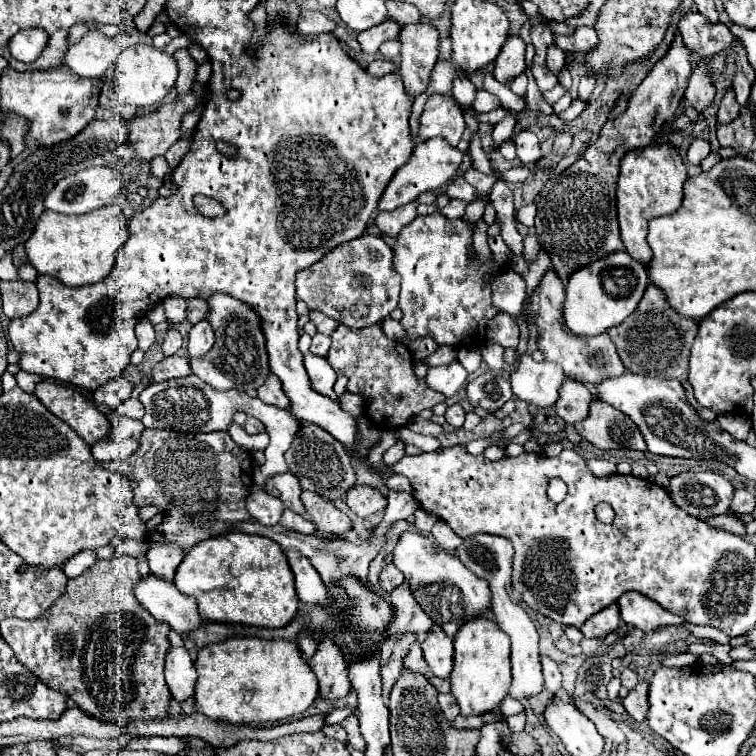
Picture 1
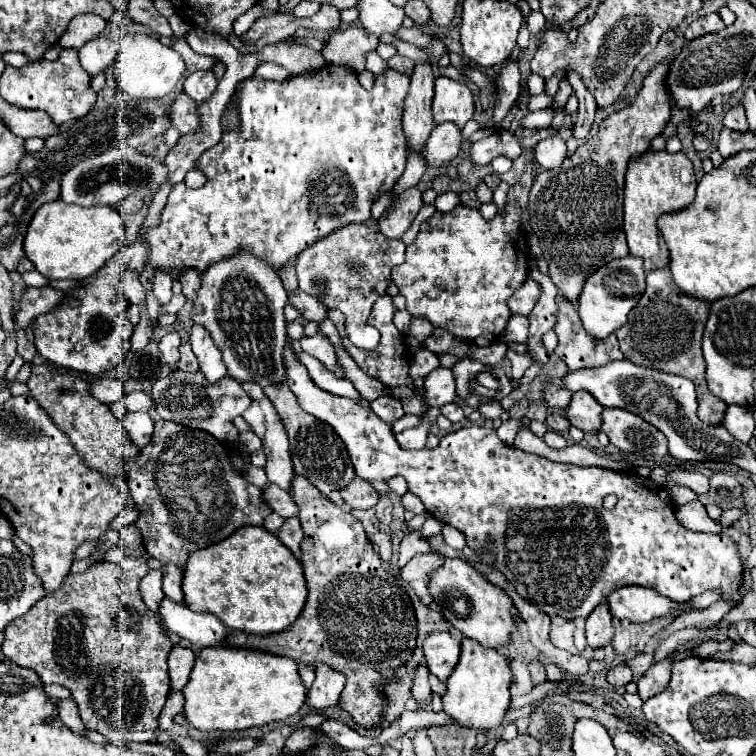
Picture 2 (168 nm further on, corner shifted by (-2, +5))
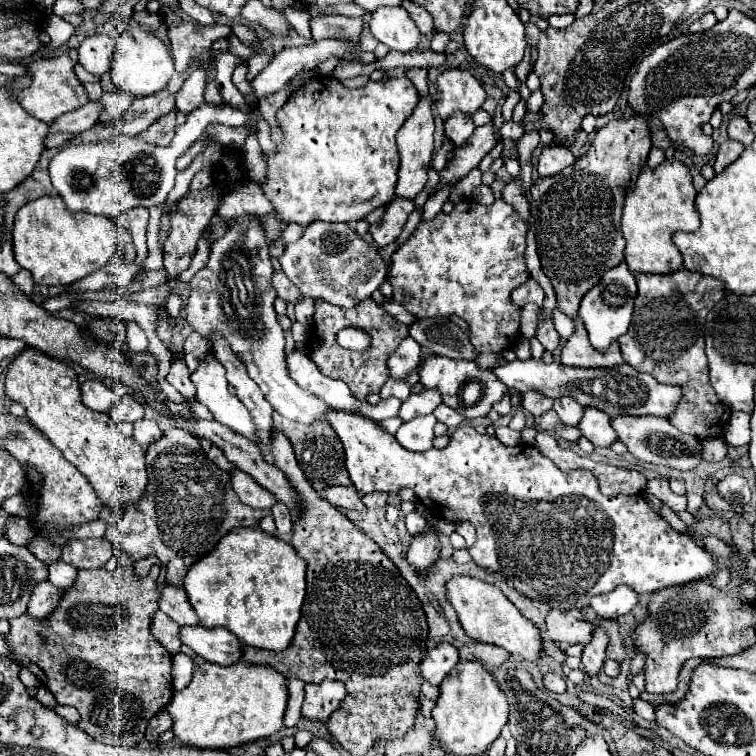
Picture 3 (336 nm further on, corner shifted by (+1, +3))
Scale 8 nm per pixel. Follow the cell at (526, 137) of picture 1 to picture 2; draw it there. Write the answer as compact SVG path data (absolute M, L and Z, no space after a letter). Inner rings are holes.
M560 135L542 139L534 147L534 159L544 169L558 169L564 163L564 159L566 159L566 141Z

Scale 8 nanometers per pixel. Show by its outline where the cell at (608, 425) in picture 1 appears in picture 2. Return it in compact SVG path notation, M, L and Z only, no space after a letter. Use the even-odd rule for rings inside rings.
M604 409L602 431L610 437L610 443L626 453L642 455L668 455L668 439L642 417L624 409Z

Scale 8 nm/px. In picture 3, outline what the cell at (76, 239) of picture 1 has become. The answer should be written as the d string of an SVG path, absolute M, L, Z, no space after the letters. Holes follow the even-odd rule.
M41 197L17 211L13 251L17 263L31 271L37 285L69 285L111 261L121 245L121 231L113 219L87 211L69 211L61 197Z

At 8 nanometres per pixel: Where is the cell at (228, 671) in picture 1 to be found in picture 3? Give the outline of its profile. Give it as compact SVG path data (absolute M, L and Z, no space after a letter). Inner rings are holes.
M205 661L203 665L195 667L191 683L185 689L173 693L173 699L167 703L167 711L173 717L175 737L179 737L183 743L203 749L225 749L277 733L283 727L287 699L289 699L287 679L279 671L273 671L271 667L247 665L243 661L237 661L235 665L229 667L221 667L217 663L213 665Z

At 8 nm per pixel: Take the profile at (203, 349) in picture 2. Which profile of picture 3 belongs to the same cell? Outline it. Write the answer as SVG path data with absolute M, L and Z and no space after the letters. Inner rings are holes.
M213 353L201 359L197 371L191 373L191 381L197 389L197 401L209 407L219 423L245 435L247 439L253 439L253 419L249 411L245 411L243 403L235 395L229 395L225 369L221 367L221 363L217 363L217 357Z

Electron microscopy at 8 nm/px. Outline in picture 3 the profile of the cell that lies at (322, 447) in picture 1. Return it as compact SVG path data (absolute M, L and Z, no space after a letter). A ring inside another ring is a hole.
M277 419L277 425L281 433L285 433L285 437L291 441L293 451L297 455L297 463L303 469L307 481L313 485L313 489L323 491L325 487L333 487L333 485L351 485L347 467L345 467L343 445L329 423L303 425L303 423L295 423L289 419Z

